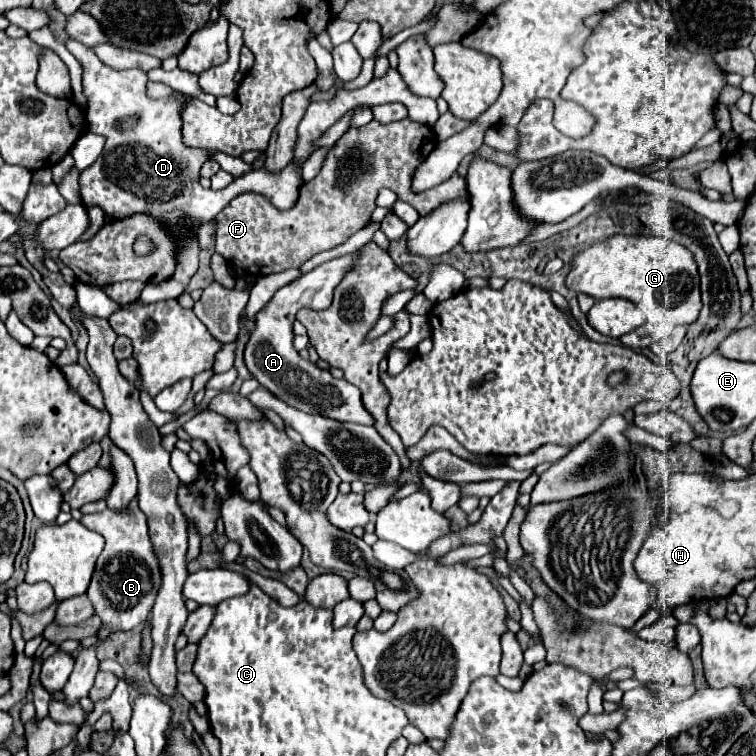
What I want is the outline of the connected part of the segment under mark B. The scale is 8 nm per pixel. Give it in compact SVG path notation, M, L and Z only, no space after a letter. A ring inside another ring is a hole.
M137 497L125 511L105 509L101 513L83 515L81 523L87 529L93 529L105 537L105 549L97 557L95 573L91 577L87 597L95 613L103 619L107 633L109 631L127 631L137 625L143 625L155 605L155 597L161 585L159 561L155 561L155 551L151 549L147 519L139 511Z

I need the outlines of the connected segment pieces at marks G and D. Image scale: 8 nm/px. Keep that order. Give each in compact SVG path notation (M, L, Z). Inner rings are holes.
M611 235L605 241L589 245L573 257L565 285L595 299L629 299L643 311L645 319L655 325L689 327L701 311L697 263L689 249L665 237ZM645 301L649 301L649 307L645 307Z
M67 39L65 47L77 57L83 67L83 93L87 98L88 131L106 137L103 153L93 165L81 173L79 179L83 205L99 205L107 217L121 219L131 213L151 213L171 225L183 237L177 271L173 275L179 283L189 283L199 267L199 247L185 229L183 217L199 223L211 221L231 199L241 193L259 193L281 211L287 211L297 201L297 191L303 185L301 165L291 161L283 173L267 173L267 169L251 171L249 179L235 179L223 191L207 191L199 185L199 169L211 155L209 151L189 149L181 141L181 113L179 99L153 101L145 95L147 75L141 69L115 71L103 65L91 47Z

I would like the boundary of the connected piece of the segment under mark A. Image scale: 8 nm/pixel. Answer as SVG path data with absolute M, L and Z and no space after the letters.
M355 253L345 255L333 261L327 261L309 273L297 277L289 285L281 287L275 291L271 301L255 315L255 329L251 331L245 351L243 351L243 361L251 375L273 395L283 399L285 403L291 403L293 407L305 411L305 413L319 413L329 419L337 421L347 421L347 423L361 423L361 425L373 425L371 413L363 409L361 393L359 387L351 385L345 379L335 379L331 377L329 371L317 369L313 363L303 361L299 355L295 357L293 349L293 331L291 325L295 321L295 313L303 307L309 309L327 309L333 299L333 289L335 285L343 279L343 273L353 265Z

